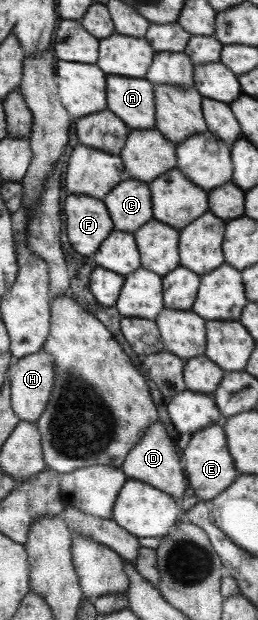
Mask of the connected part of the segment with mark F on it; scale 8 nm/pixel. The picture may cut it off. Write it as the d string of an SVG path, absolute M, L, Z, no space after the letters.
M68 194L65 205L66 235L71 247L82 256L93 256L114 231L113 219L102 200Z

